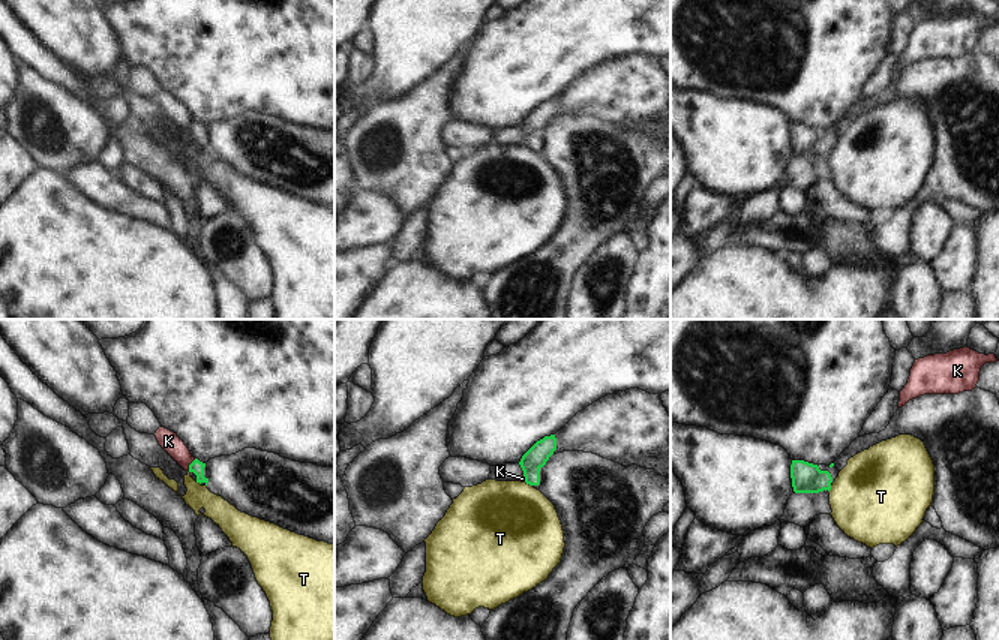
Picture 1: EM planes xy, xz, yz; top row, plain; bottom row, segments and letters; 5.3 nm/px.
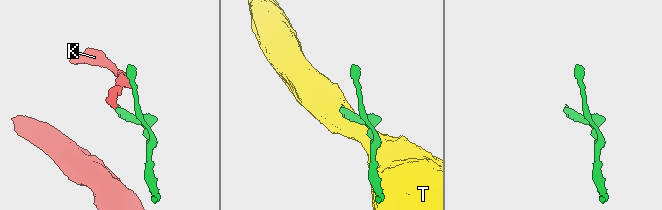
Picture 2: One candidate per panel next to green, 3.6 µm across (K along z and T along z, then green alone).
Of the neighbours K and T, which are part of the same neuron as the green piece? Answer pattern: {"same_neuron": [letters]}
{"same_neuron": ["K"]}

